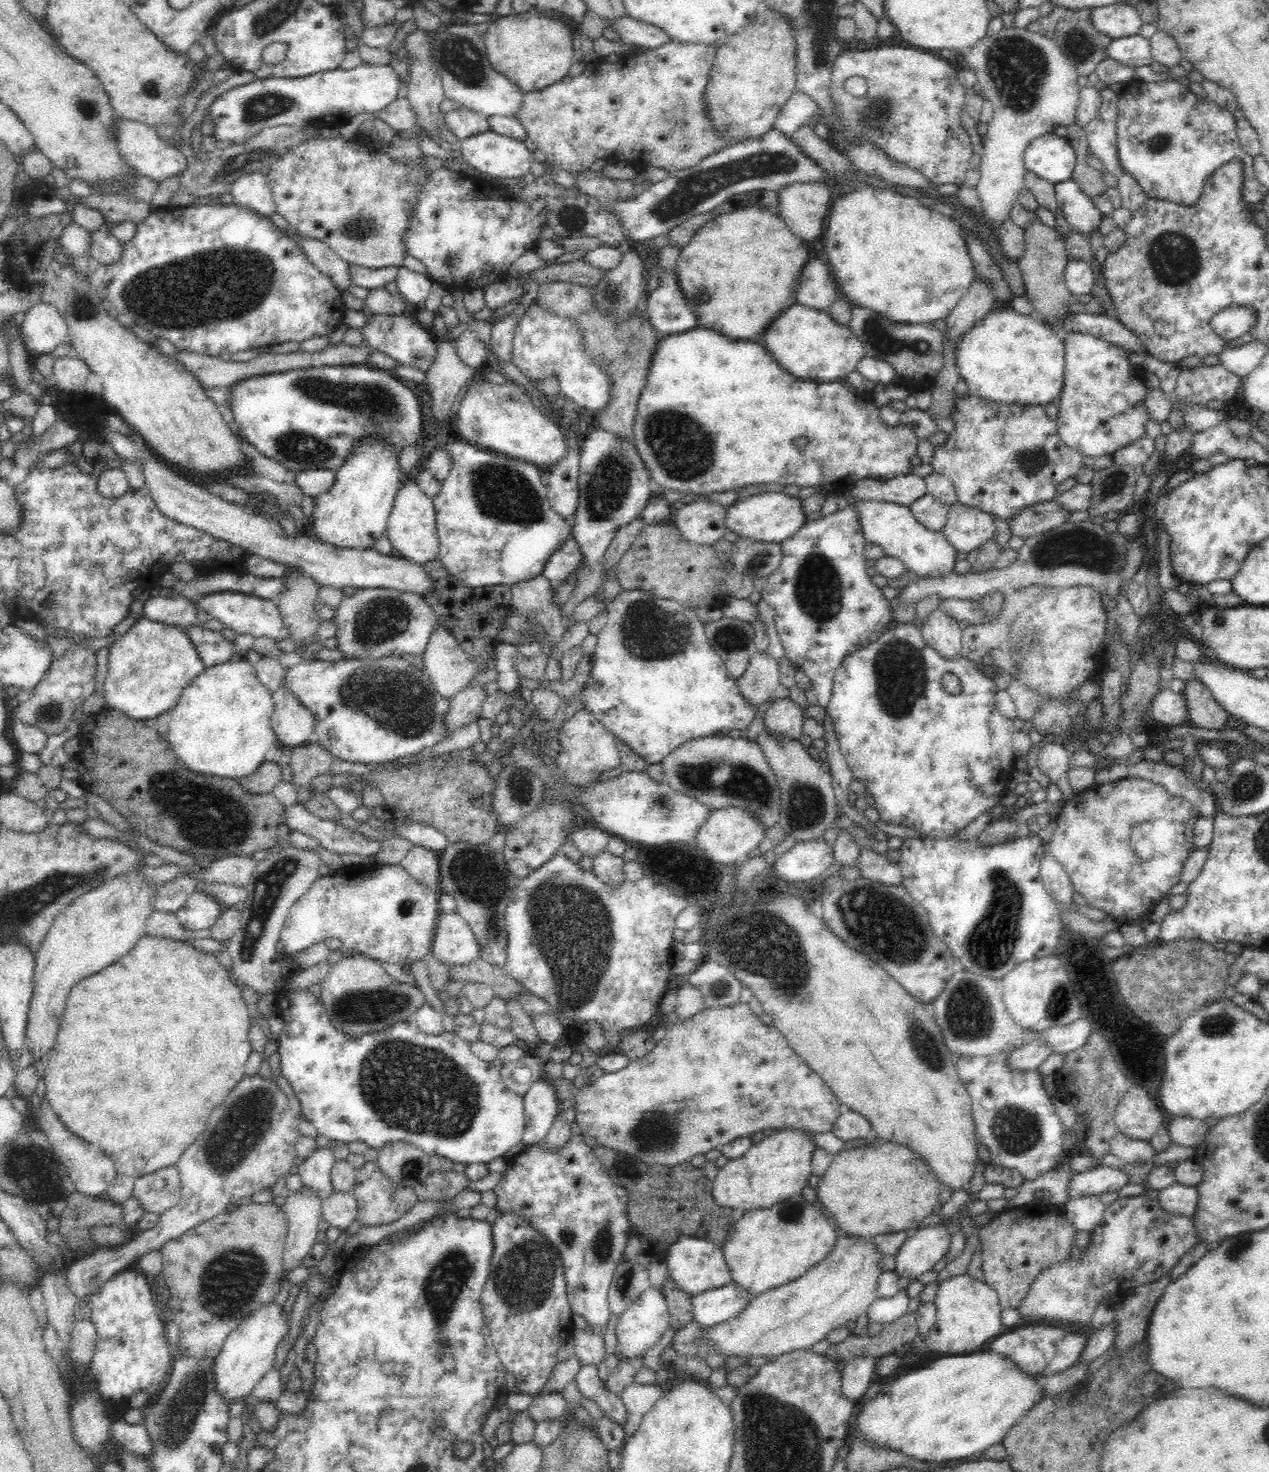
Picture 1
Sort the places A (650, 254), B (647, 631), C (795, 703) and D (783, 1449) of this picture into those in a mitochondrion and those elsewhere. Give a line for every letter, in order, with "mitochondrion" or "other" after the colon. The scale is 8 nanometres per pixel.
A: other
B: mitochondrion
C: other
D: mitochondrion

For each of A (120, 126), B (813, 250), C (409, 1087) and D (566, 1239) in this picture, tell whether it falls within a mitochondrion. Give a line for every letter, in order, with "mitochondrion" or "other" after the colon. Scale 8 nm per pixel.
A: other
B: other
C: mitochondrion
D: mitochondrion

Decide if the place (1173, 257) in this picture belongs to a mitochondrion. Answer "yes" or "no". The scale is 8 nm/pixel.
yes

